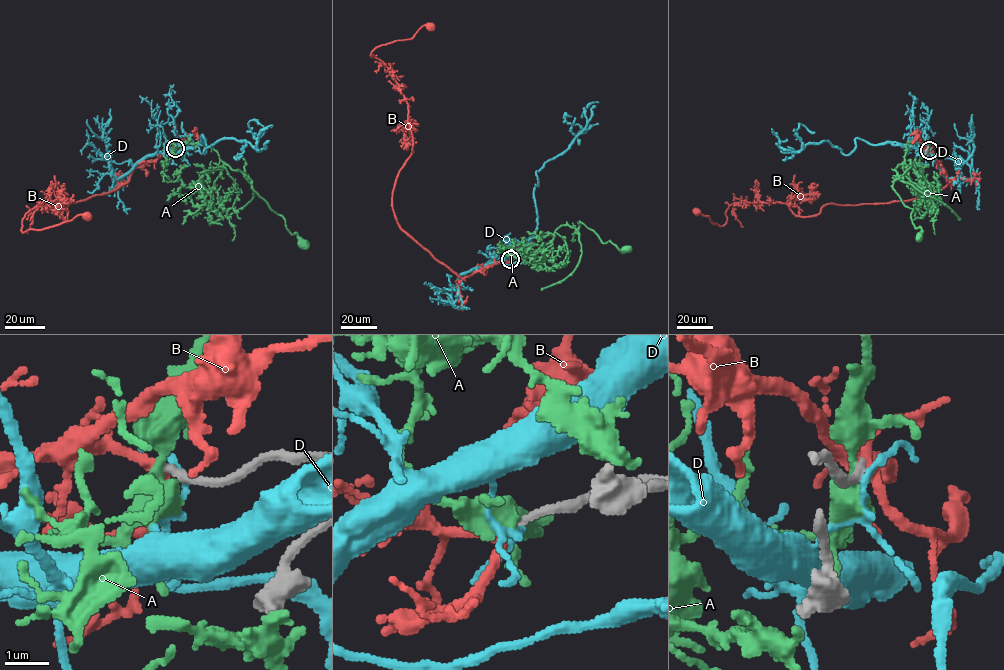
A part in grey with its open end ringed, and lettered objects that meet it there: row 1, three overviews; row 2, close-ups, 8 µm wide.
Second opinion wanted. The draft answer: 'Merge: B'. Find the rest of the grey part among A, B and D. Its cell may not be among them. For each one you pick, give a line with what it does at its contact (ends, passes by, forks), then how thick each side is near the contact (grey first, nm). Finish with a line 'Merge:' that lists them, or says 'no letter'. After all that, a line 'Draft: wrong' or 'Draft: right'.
B: it passes by; calibres 200 and 220 nm
Merge: B
Draft: right

